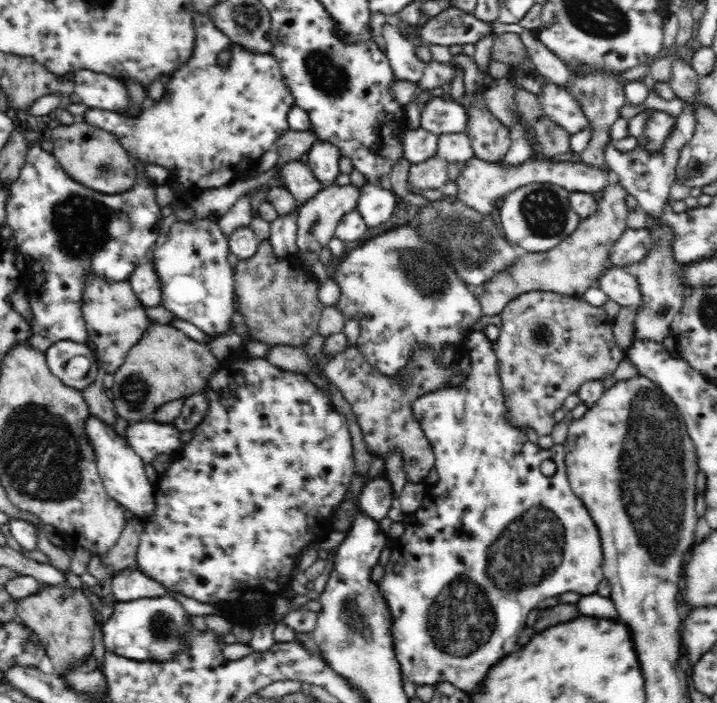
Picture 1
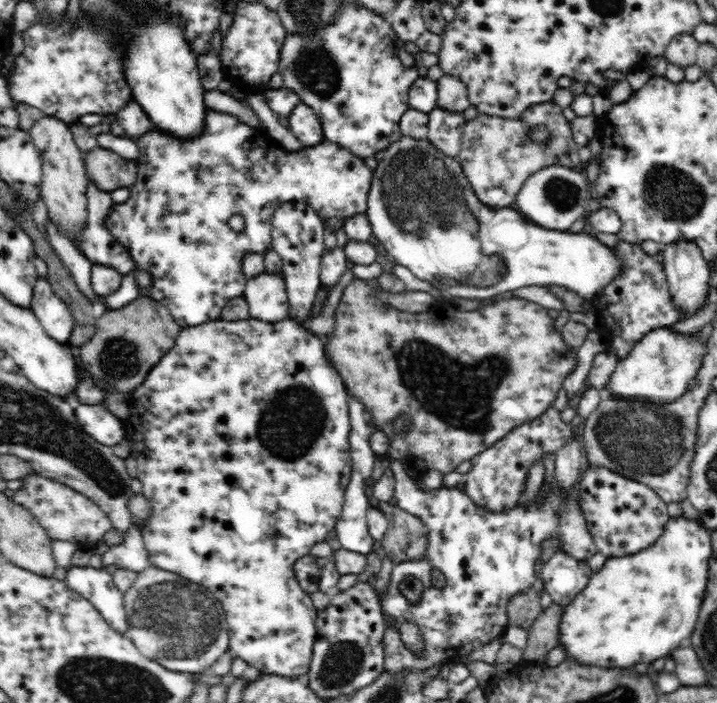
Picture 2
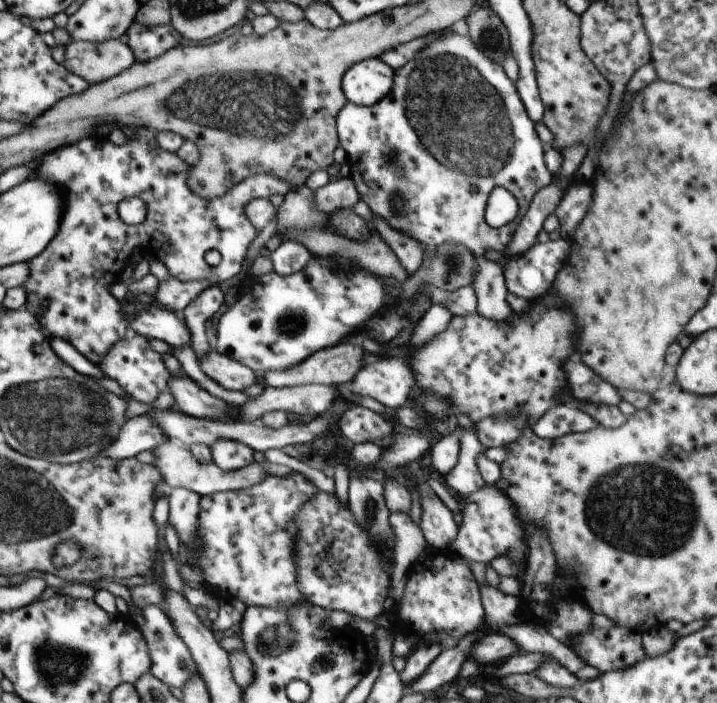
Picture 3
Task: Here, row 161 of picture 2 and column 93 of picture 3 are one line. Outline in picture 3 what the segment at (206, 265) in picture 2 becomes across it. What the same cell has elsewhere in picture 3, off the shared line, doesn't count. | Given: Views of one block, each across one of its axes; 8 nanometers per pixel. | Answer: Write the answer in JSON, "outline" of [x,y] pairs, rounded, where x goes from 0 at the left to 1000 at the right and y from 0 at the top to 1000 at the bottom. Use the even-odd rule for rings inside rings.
{"outline":[[[206,182],[188,185],[187,196],[177,198],[170,206],[162,206],[145,196],[117,196],[106,205],[81,211],[61,220],[56,233],[47,238],[47,252],[70,256],[86,265],[95,273],[106,276],[109,284],[92,282],[92,302],[86,302],[84,324],[70,347],[52,366],[39,374],[42,395],[32,407],[38,418],[35,440],[52,450],[56,467],[64,467],[68,481],[95,484],[117,509],[128,518],[139,518],[139,512],[153,501],[153,495],[173,484],[180,475],[181,461],[170,441],[172,430],[153,418],[159,403],[167,401],[167,394],[183,367],[194,356],[223,370],[240,394],[257,401],[293,398],[297,405],[310,404],[326,395],[340,376],[343,358],[357,339],[357,323],[343,307],[343,293],[354,282],[377,282],[379,276],[397,277],[407,266],[381,248],[354,248],[335,262],[324,265],[315,279],[287,284],[273,279],[262,265],[262,248],[266,236],[248,225],[248,218],[229,216],[218,202],[219,188]],[[61,228],[61,230],[59,230]],[[192,280],[205,293],[204,313],[198,319],[173,319],[165,307],[165,290],[169,284]],[[290,356],[304,356],[308,371],[303,378],[294,378],[285,370]],[[59,427],[66,428],[59,437]]]}

